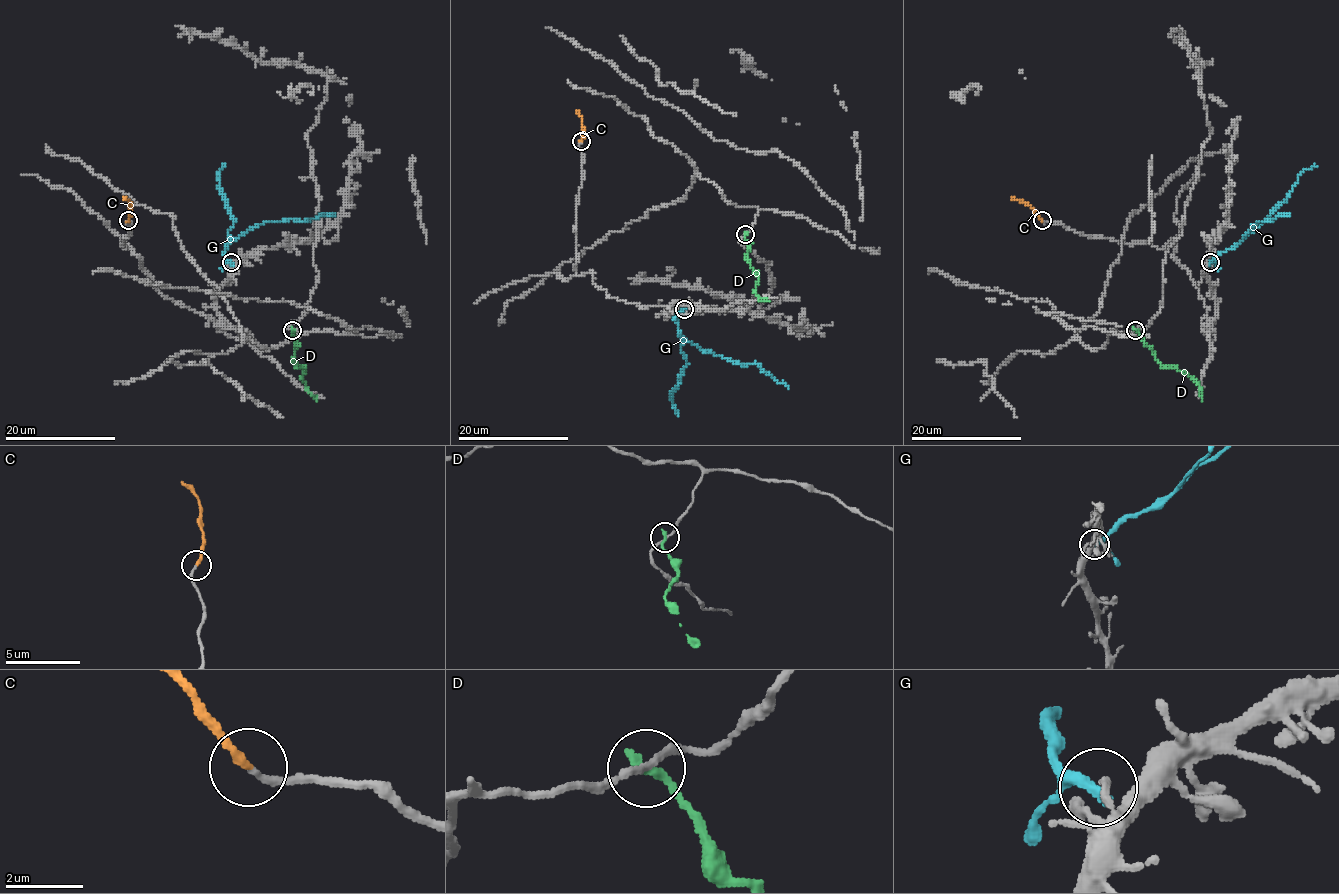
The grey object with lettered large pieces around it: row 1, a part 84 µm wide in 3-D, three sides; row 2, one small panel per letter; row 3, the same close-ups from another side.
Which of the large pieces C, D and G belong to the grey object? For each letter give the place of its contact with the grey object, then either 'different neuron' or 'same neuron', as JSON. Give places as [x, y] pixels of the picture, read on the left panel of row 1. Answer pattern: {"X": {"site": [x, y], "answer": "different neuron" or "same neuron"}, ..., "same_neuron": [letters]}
{"C": {"site": [128, 220], "answer": "same neuron"}, "D": {"site": [292, 330], "answer": "different neuron"}, "G": {"site": [231, 262], "answer": "different neuron"}, "same_neuron": ["C"]}

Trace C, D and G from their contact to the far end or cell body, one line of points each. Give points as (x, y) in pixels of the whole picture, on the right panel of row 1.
C: (1042, 221), (1028, 206), (1011, 196)
D: (1135, 330), (1165, 367), (1183, 370), (1194, 381), (1202, 400)
G: (1210, 262), (1234, 248), (1257, 222), (1289, 214)

